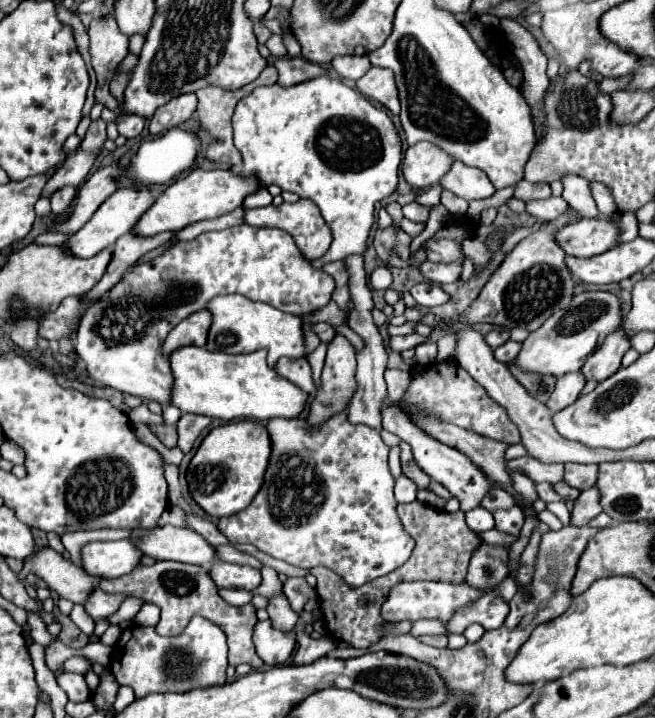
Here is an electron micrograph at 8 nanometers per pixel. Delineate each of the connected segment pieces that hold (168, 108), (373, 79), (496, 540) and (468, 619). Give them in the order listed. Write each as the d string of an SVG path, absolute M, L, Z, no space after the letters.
M180 95L166 105L158 107L154 117L150 119L150 133L152 135L162 135L172 127L178 127L186 123L196 111L196 95Z
M372 67L368 69L358 81L356 81L358 91L368 97L374 99L378 103L382 103L386 109L390 109L394 115L400 113L400 101L398 101L398 89L394 83L394 73L390 69L380 69L380 67Z
M492 529L490 531L479 533L480 538L484 541L484 543L491 545L499 545L499 546L509 546L515 541L519 539L519 536L511 536L502 532L497 531L496 529Z
M488 593L488 597L480 597L476 605L468 605L468 609L460 609L460 613L456 613L456 617L448 623L448 635L460 635L472 623L478 623L484 629L496 629L504 623L508 611L506 601Z

